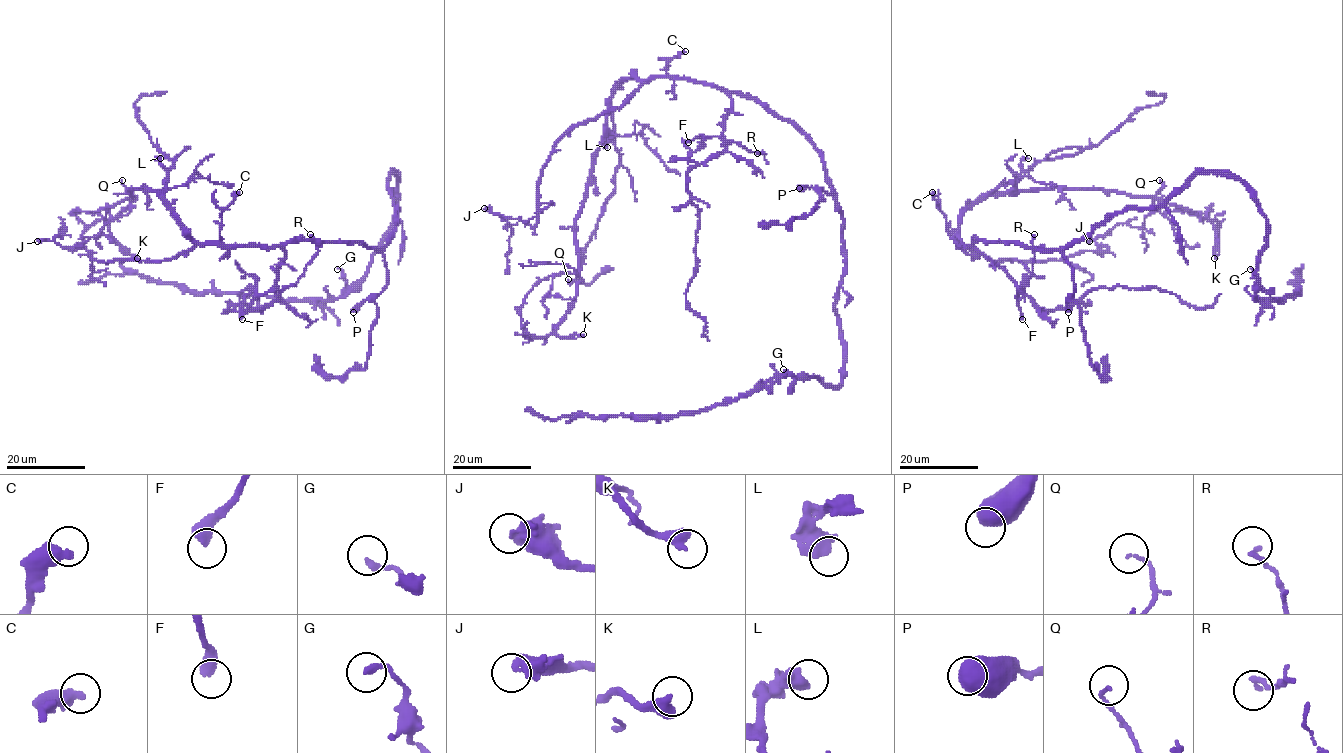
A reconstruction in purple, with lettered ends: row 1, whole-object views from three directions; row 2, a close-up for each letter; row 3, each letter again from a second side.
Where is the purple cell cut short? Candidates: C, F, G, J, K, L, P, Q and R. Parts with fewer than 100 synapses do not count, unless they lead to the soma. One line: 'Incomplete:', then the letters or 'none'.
Incomplete: F

